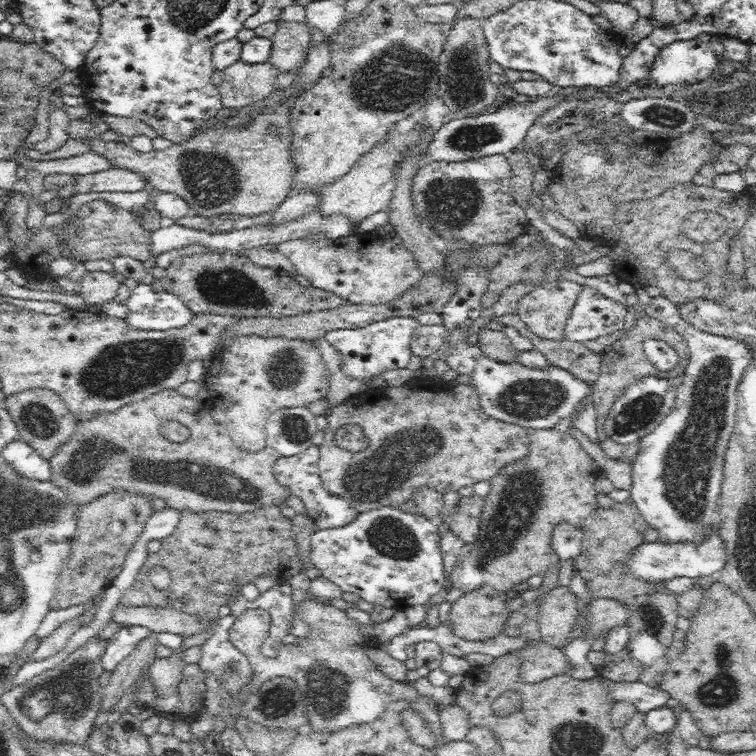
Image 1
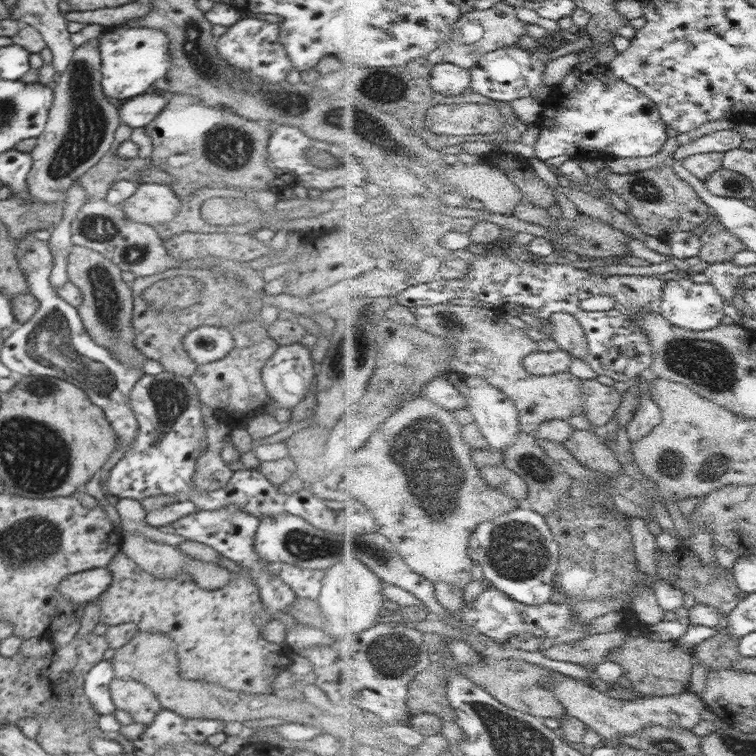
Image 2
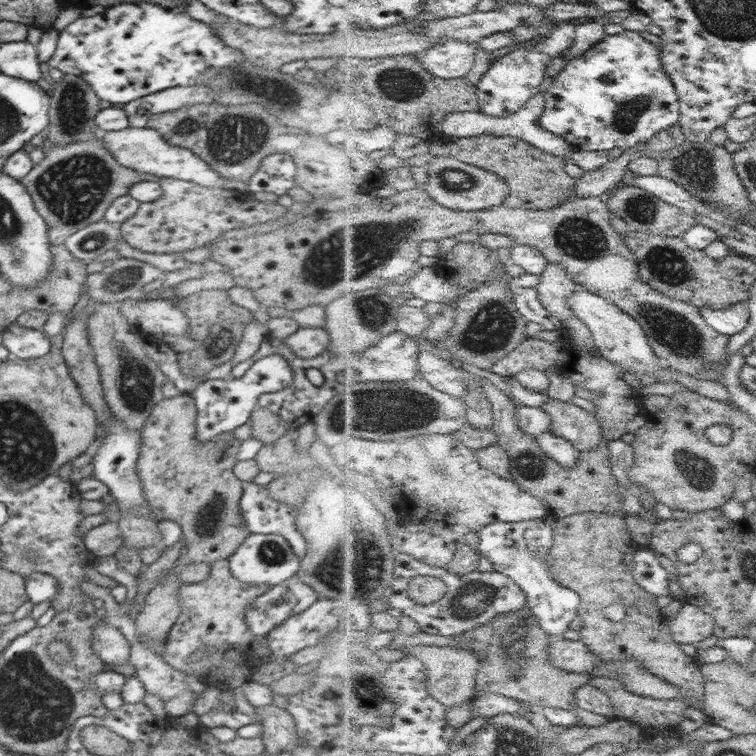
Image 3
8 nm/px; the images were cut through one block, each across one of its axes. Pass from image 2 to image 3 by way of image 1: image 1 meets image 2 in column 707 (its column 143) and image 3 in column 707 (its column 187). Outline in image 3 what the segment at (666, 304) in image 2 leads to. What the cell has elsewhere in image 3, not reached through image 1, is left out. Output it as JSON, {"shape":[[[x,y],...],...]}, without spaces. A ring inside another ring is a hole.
{"shape":[[[749,303],[738,305],[734,308],[716,309],[714,307],[702,307],[702,314],[706,316],[706,322],[713,326],[718,332],[734,334],[744,332],[750,324],[752,312]]]}

